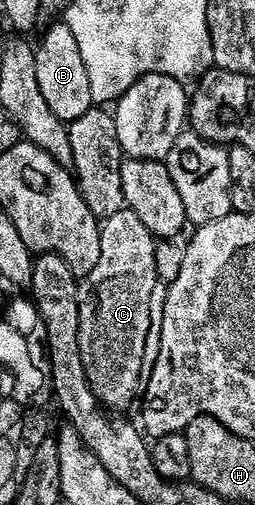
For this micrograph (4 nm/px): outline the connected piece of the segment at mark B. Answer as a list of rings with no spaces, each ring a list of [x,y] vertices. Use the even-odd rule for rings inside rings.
[[[52,24],[36,50],[36,67],[38,68],[38,88],[42,88],[42,96],[46,104],[50,104],[50,112],[58,116],[65,124],[77,122],[86,112],[94,109],[90,92],[90,75],[86,73],[86,64],[82,61],[82,52],[78,48],[78,40],[74,40],[74,32],[66,24]]]

